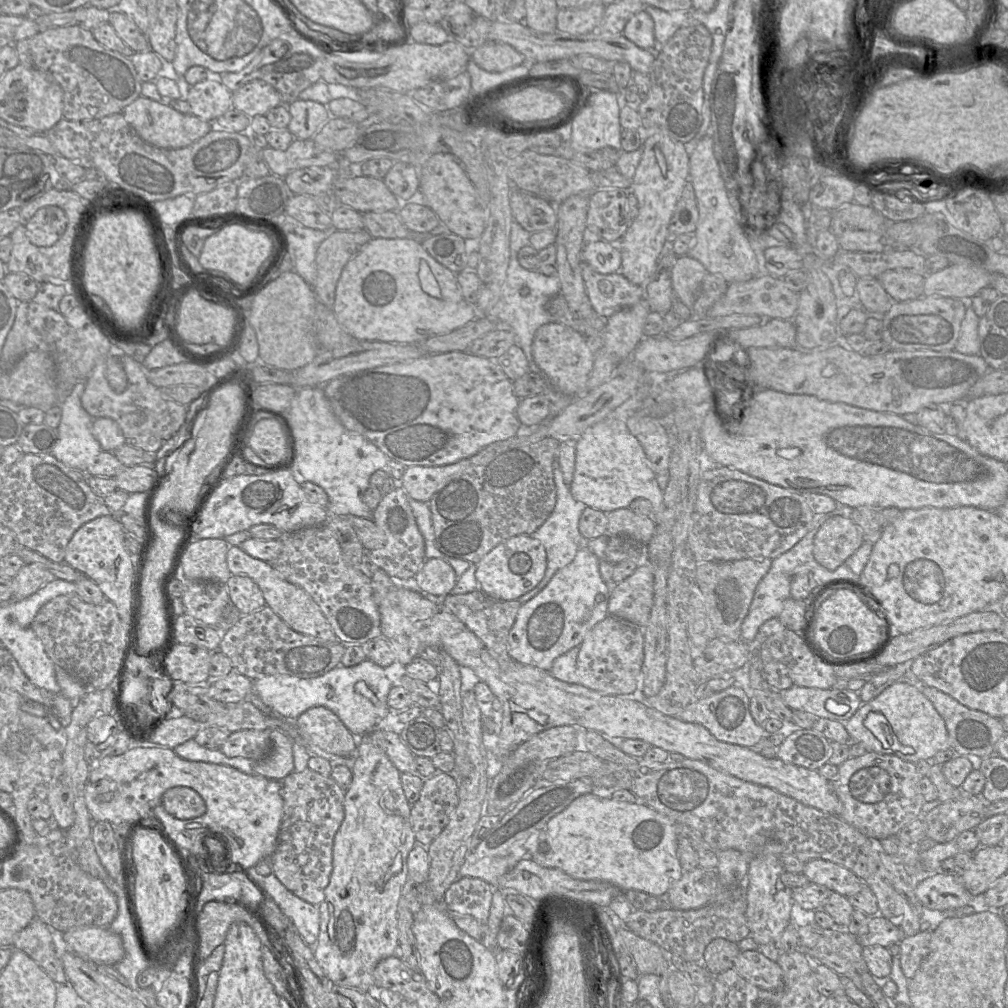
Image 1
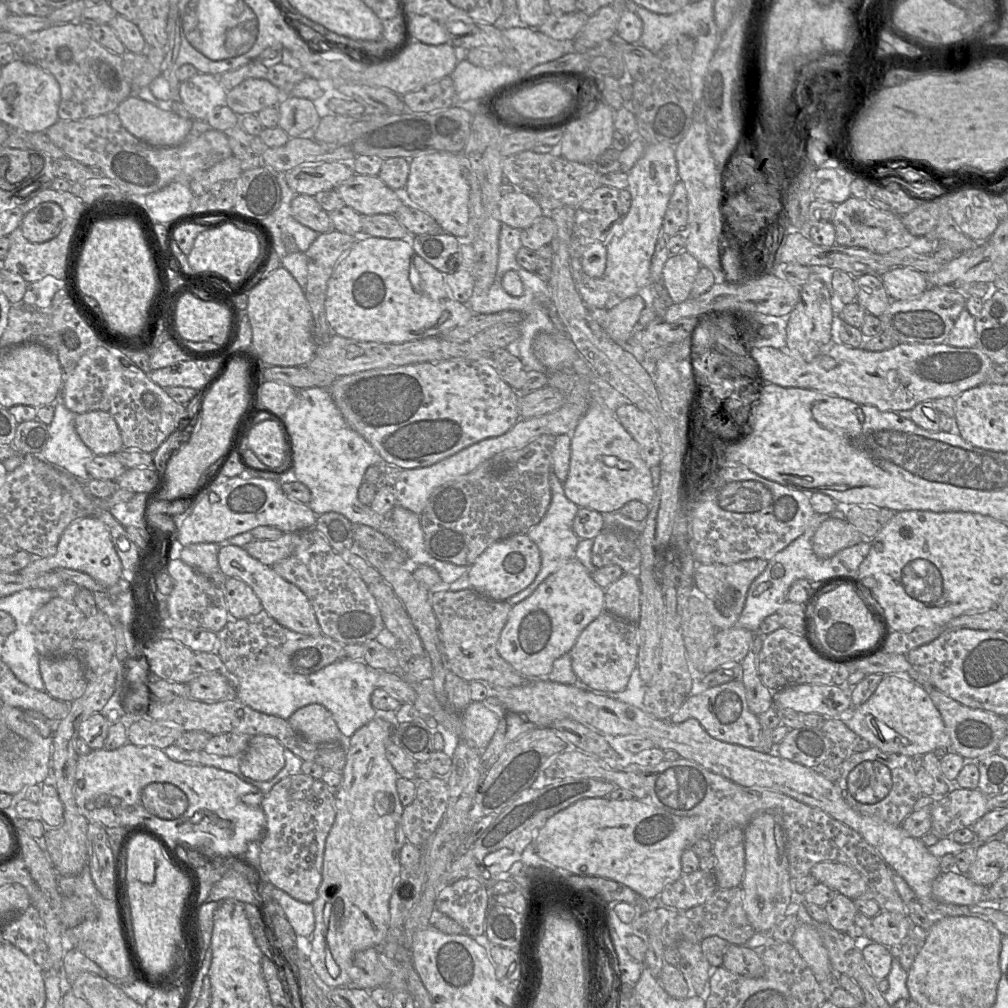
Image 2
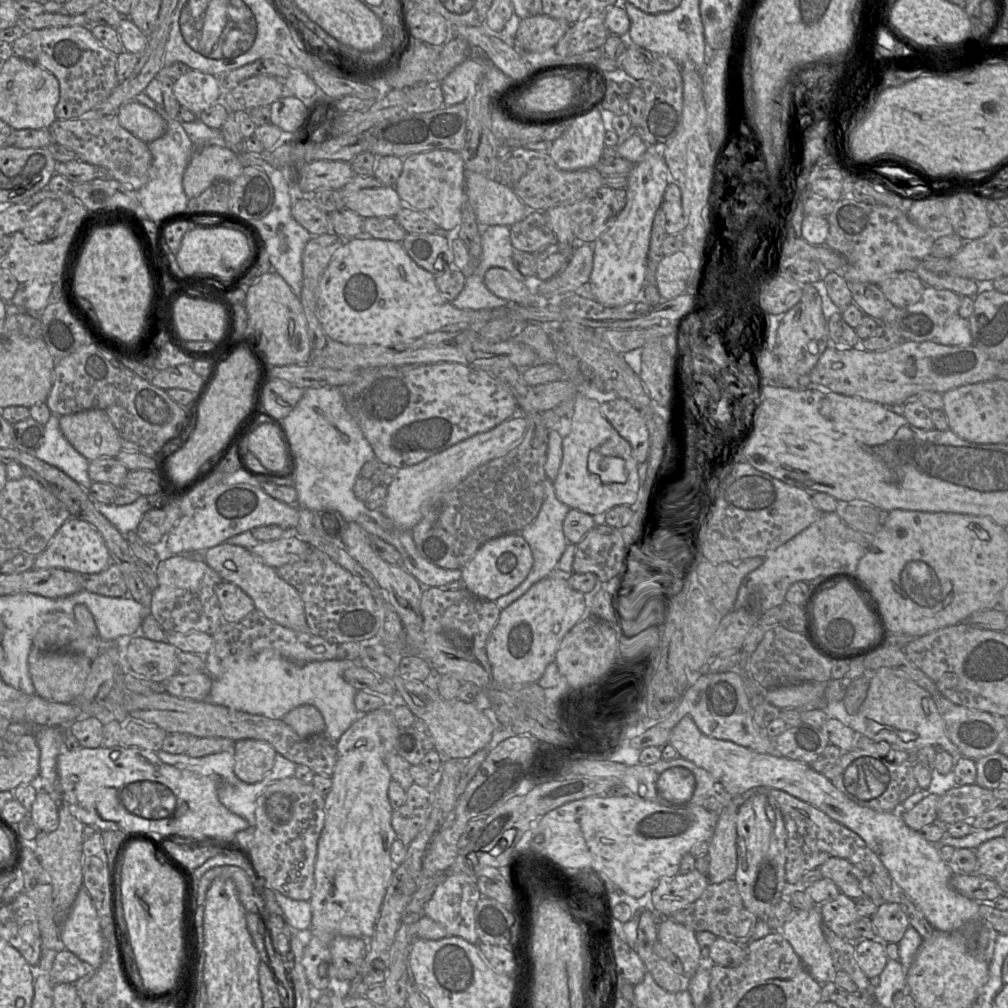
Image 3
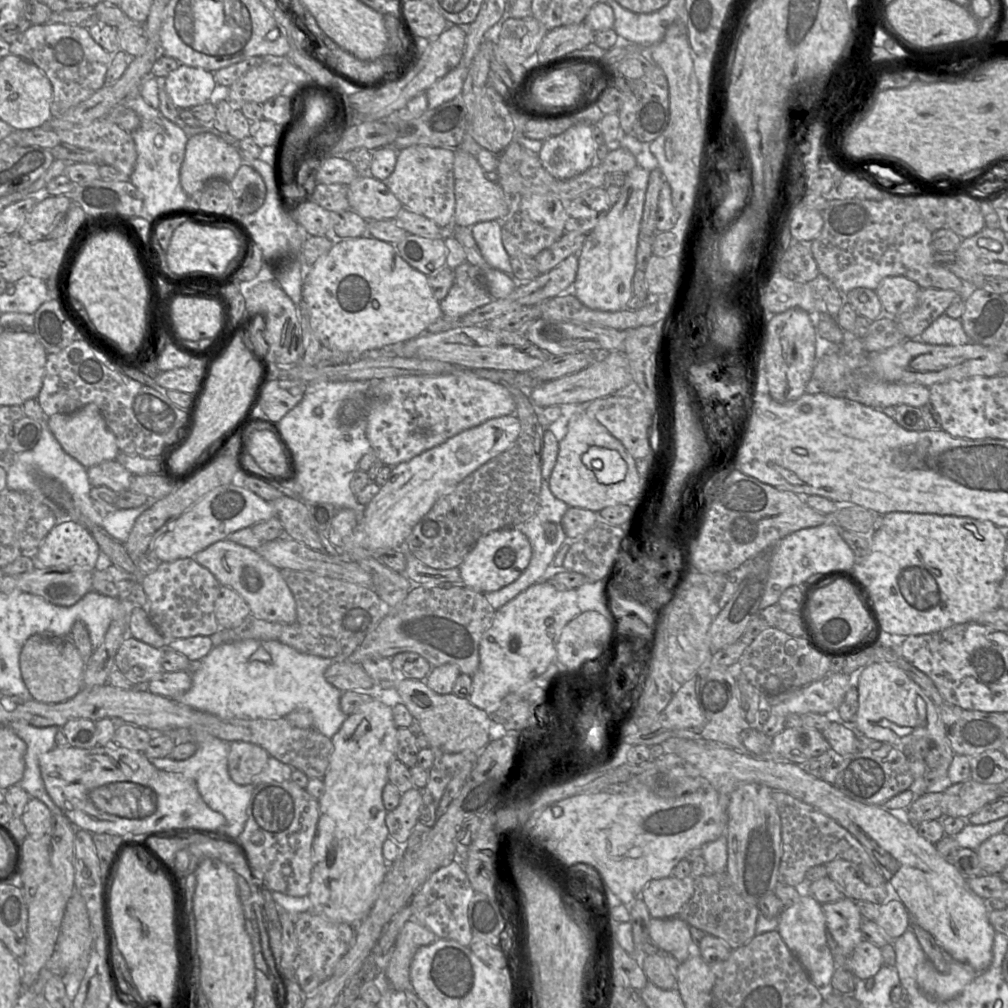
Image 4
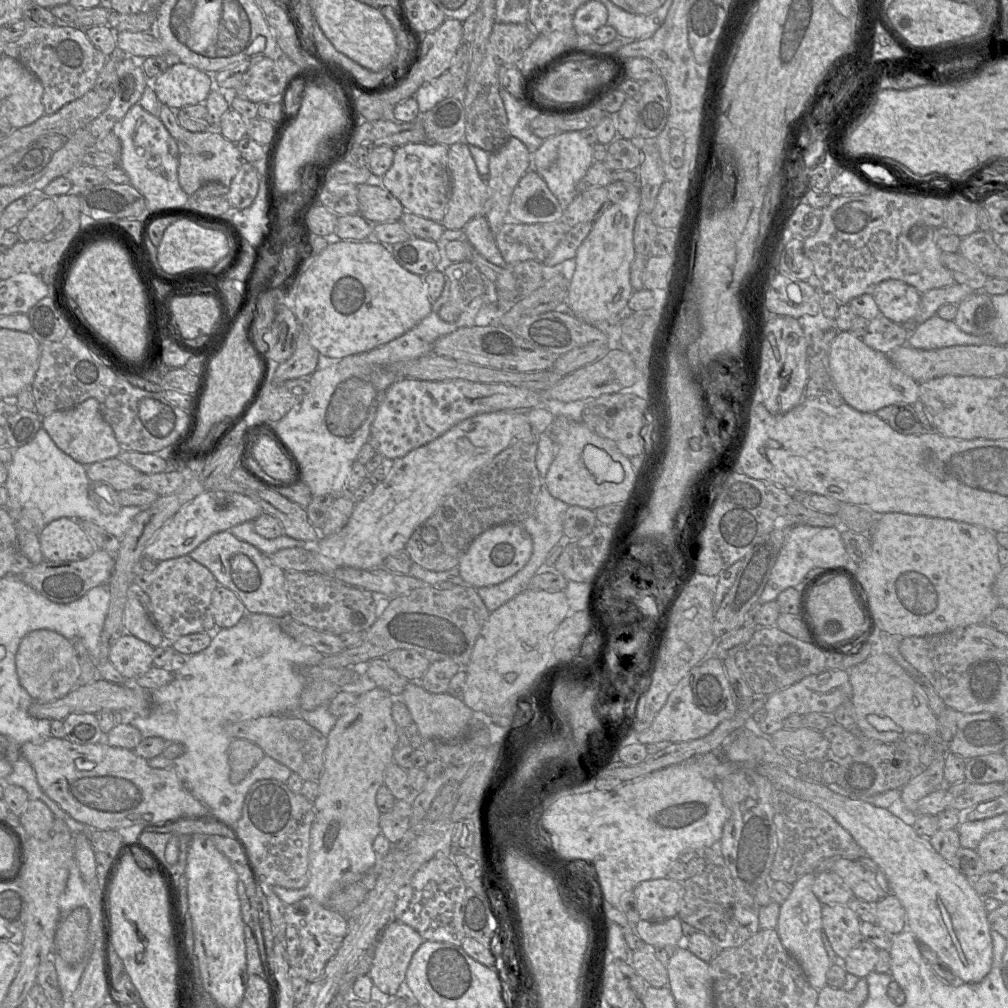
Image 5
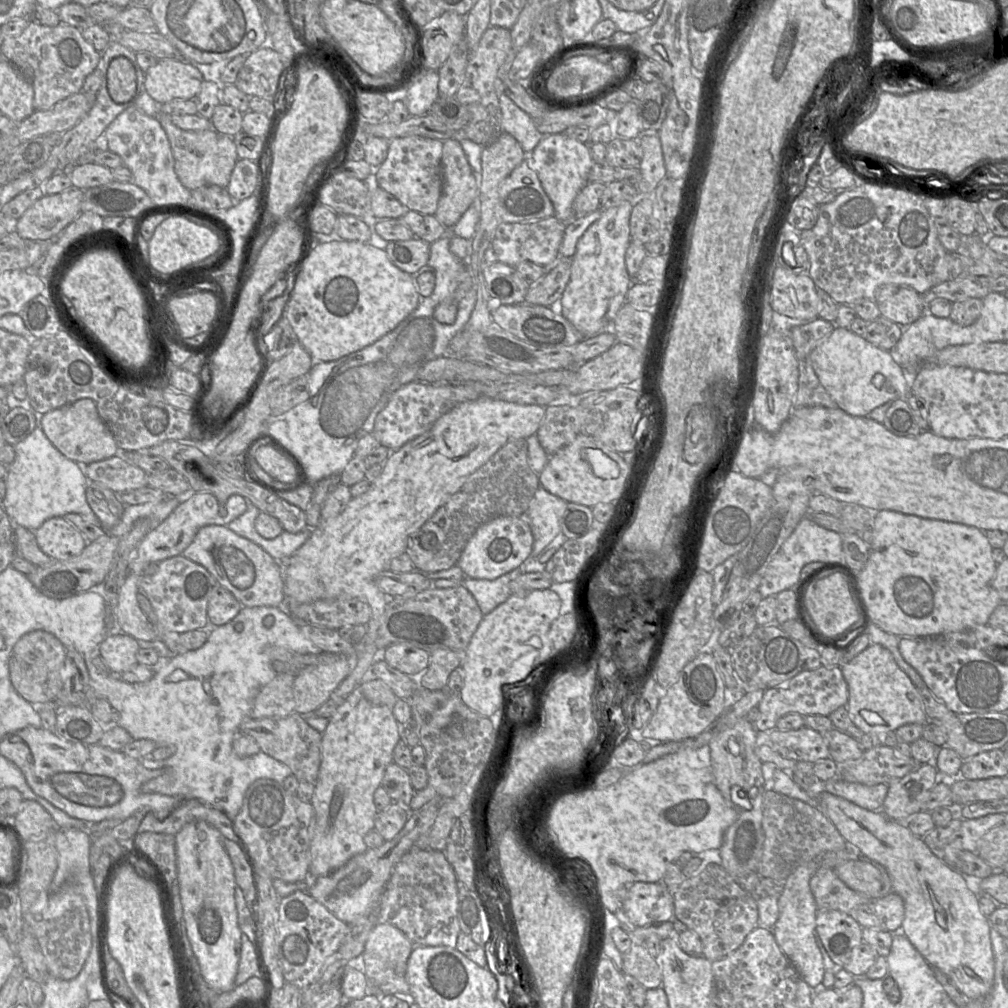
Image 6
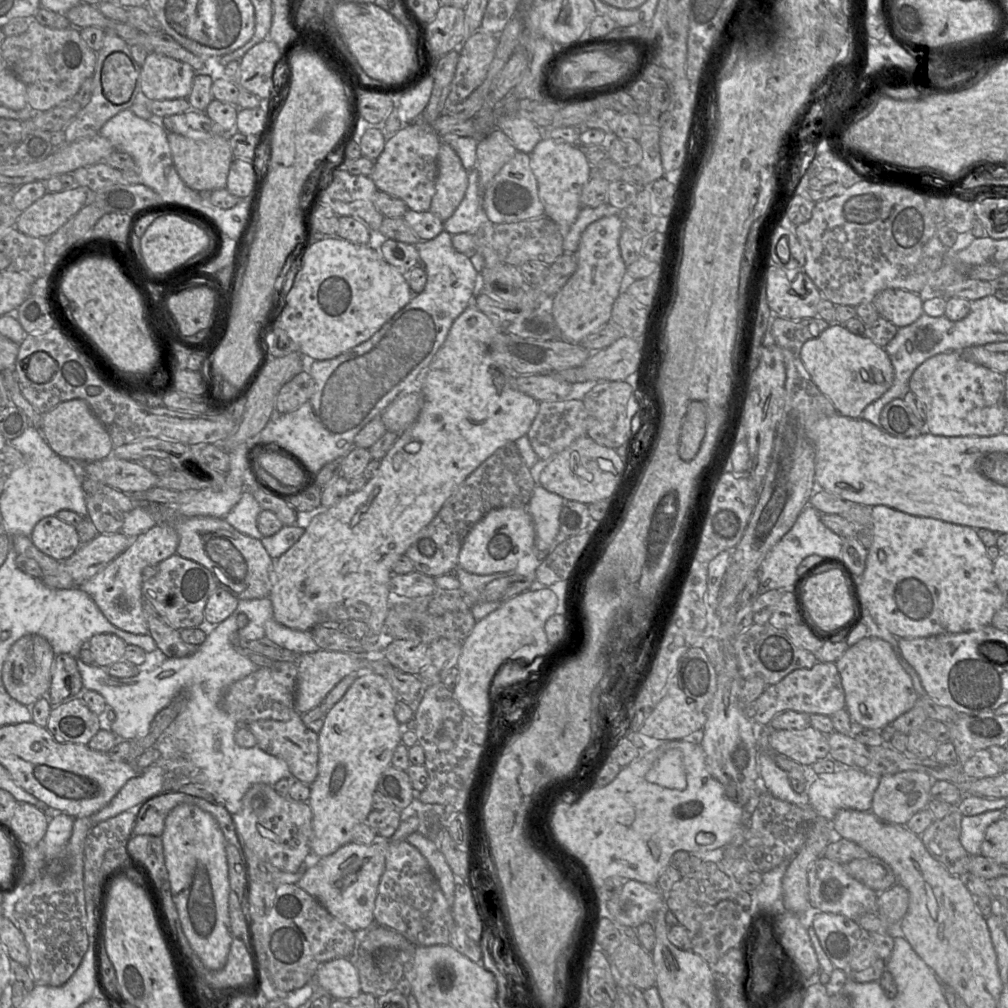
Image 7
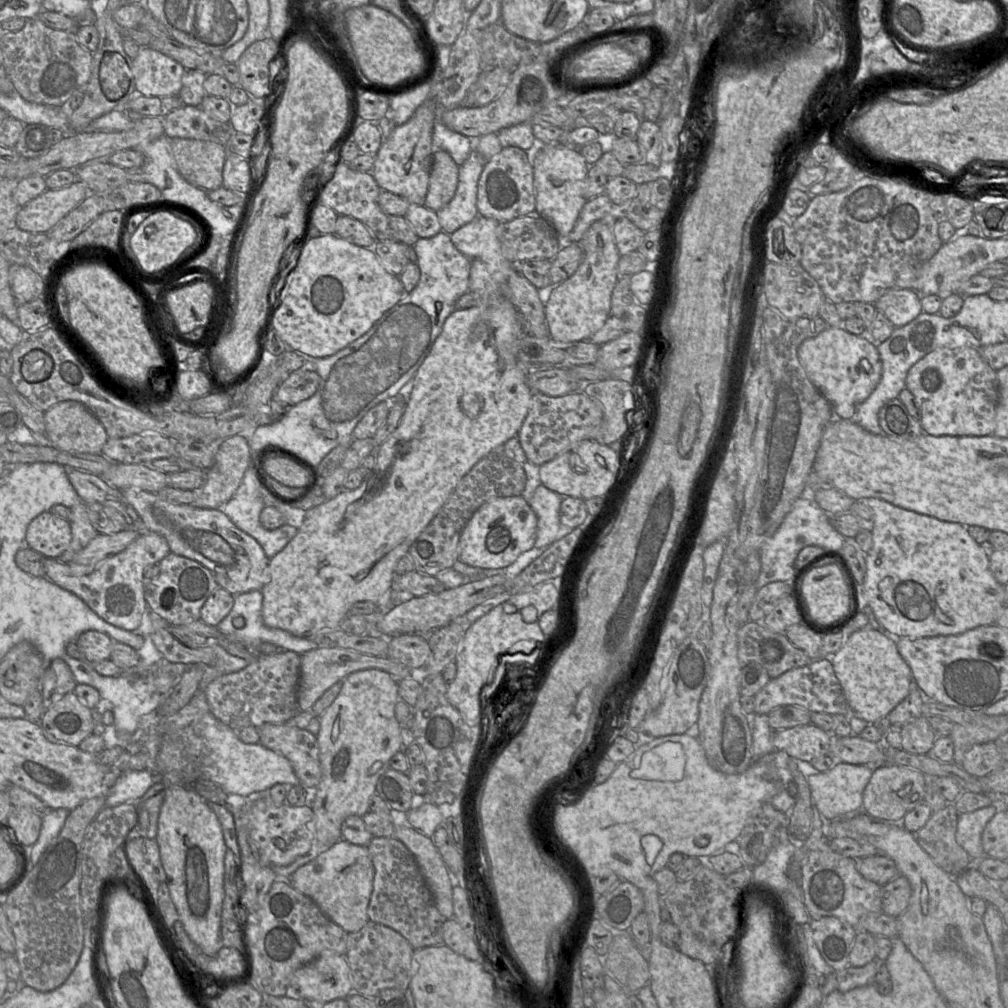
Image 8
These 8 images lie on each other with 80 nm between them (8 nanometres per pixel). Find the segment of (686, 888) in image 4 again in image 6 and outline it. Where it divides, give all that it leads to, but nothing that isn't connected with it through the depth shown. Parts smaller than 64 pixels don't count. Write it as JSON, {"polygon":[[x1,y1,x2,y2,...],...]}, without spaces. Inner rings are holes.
{"polygon":[[635,882,628,887,624,913,635,926,671,921,675,916,673,891,662,882]]}

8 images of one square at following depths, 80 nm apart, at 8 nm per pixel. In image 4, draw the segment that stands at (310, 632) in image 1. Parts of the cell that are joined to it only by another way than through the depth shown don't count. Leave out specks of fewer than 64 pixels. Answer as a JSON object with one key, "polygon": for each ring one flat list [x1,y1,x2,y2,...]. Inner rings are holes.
{"polygon":[[223,539,195,554,194,559,208,569,222,586,236,591,248,604,253,616,269,622,297,622,295,599,280,570,267,562,256,550]]}

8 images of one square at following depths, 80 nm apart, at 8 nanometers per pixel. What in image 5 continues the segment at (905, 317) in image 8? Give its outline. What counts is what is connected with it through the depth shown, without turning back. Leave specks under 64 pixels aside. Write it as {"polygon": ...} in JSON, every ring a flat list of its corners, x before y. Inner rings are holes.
{"polygon":[[900,280,880,282,872,295,880,314,899,325,909,323,920,311,922,294]]}

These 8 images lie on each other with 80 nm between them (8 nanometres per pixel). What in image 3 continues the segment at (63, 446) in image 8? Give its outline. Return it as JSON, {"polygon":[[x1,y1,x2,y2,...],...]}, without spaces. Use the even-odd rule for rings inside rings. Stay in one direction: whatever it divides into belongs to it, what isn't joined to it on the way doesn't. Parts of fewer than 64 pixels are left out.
{"polygon":[[88,409,59,417,68,442,87,460,116,457,122,449,117,431,102,409]]}

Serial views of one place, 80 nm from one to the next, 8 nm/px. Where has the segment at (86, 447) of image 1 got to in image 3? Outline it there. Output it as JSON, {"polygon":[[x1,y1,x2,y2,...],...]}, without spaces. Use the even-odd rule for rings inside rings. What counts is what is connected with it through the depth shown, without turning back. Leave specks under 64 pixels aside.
{"polygon":[[51,414,48,422,44,425,44,441,35,451,34,456,63,471,88,490,92,483,88,475,90,461,65,438,59,426,60,416,62,415]]}

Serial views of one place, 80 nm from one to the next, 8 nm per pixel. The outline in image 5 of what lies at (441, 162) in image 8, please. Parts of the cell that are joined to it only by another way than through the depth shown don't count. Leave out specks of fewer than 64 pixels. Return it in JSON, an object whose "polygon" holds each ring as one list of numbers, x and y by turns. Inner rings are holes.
{"polygon":[[457,142,448,148,448,167,451,175,451,195,446,213,441,221,445,229,463,229,477,216,485,216,485,203,489,198,488,174,481,175,465,142]]}

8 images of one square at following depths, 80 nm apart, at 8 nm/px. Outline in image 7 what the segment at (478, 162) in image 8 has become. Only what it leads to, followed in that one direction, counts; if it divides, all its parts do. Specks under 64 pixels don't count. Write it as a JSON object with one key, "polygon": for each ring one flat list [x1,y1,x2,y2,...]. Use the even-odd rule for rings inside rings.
{"polygon":[[468,171,468,187,455,212,443,222,444,230,451,235,458,233,482,234,493,247,494,224,490,222,480,206,479,172]]}

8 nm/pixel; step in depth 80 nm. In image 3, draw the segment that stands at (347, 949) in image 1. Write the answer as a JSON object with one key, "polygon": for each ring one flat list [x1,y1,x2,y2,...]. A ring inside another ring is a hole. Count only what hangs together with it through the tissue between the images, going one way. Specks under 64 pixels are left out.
{"polygon":[[384,707,363,713,337,741,338,757,331,776,332,787,325,796,325,822,321,831,315,860,315,886,311,896,312,938,306,946,302,965,314,991,340,989,336,977,329,978,328,964,331,963,330,942,336,936,371,938,380,916,383,899,391,883,395,865,391,860,391,846,397,839,392,827,393,808,388,799,388,788,392,780,386,757,395,751,398,725,392,711]]}

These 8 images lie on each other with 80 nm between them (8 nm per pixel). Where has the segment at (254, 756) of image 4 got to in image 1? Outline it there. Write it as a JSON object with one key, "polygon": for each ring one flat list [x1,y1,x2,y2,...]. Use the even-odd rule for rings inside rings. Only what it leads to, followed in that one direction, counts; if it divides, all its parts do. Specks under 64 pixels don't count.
{"polygon":[[279,730,270,732,272,747,262,759,255,761,254,774,272,780,283,780,294,772,293,741]]}

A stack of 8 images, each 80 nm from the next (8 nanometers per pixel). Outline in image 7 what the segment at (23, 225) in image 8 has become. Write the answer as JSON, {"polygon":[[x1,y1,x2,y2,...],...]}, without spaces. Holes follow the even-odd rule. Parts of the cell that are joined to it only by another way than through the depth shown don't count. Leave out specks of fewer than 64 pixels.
{"polygon":[[79,185,59,192,47,191,20,212,16,229,28,236,49,238,89,202,89,191]]}

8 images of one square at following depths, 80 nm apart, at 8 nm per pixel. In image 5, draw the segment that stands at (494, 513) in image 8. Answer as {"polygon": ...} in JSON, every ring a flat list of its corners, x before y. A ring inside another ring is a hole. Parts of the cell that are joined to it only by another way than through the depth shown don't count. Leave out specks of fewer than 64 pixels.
{"polygon":[[504,523,493,526,477,536,462,556,458,569,469,586,479,588,496,585,521,570,528,563,532,551,532,538,522,525]]}

